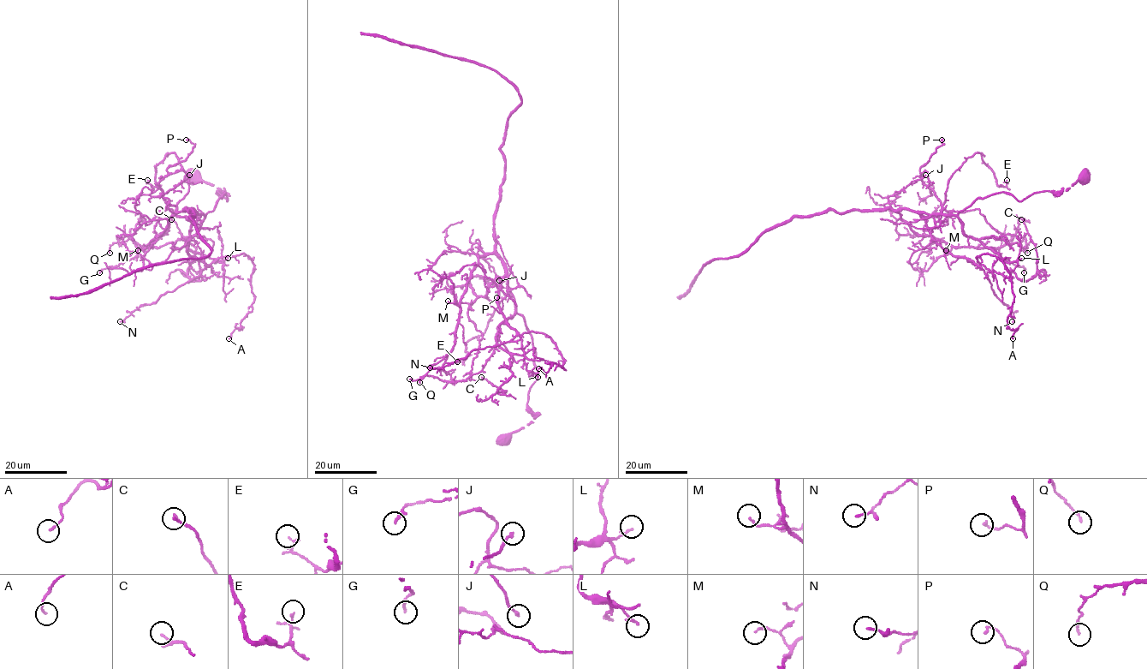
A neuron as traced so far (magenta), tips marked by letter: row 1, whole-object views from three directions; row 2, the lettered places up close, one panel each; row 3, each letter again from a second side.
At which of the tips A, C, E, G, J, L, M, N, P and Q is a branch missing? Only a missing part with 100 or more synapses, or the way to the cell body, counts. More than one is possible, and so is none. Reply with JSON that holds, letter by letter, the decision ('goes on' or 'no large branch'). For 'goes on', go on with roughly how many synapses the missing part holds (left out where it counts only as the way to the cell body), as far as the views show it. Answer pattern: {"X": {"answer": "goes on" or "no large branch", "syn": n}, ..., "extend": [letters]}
{"A": {"answer": "no large branch"}, "C": {"answer": "no large branch"}, "E": {"answer": "no large branch"}, "G": {"answer": "no large branch"}, "J": {"answer": "no large branch"}, "L": {"answer": "no large branch"}, "M": {"answer": "no large branch"}, "N": {"answer": "no large branch"}, "P": {"answer": "no large branch"}, "Q": {"answer": "no large branch"}, "extend": []}

